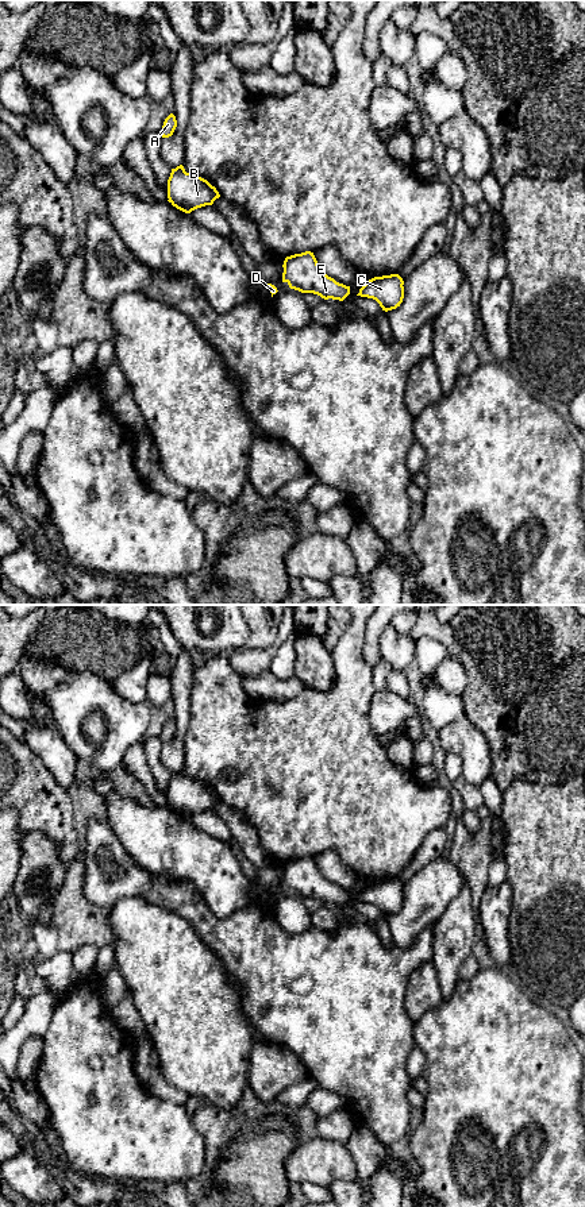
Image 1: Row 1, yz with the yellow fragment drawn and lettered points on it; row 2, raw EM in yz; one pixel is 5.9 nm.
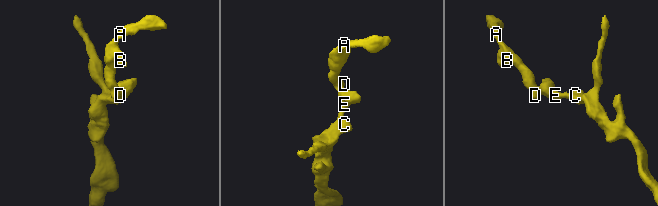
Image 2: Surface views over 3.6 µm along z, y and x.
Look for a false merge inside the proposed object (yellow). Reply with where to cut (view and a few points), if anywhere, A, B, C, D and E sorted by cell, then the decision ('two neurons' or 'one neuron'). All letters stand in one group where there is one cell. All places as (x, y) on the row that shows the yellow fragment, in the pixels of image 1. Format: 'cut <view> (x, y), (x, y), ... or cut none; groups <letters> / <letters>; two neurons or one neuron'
cut none; groups A B C D E; one neuron

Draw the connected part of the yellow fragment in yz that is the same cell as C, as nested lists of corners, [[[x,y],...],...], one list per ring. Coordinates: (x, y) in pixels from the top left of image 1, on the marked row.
[[[399,274],[374,277],[369,279],[357,296],[376,300],[382,311],[400,306],[404,298],[404,281]]]

